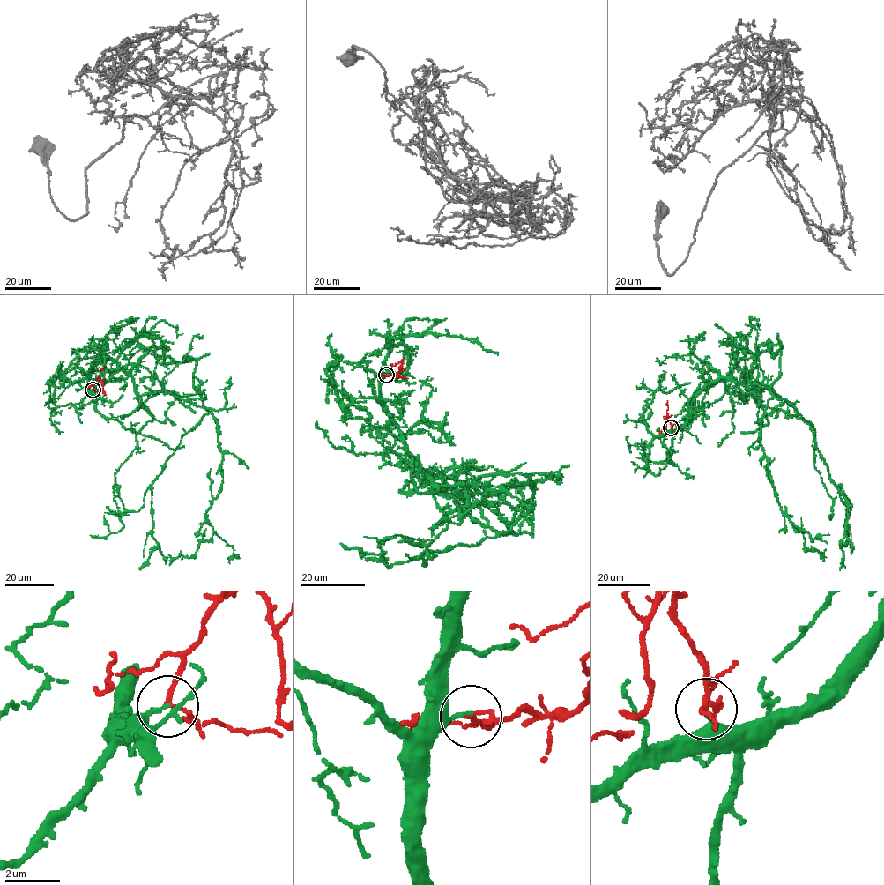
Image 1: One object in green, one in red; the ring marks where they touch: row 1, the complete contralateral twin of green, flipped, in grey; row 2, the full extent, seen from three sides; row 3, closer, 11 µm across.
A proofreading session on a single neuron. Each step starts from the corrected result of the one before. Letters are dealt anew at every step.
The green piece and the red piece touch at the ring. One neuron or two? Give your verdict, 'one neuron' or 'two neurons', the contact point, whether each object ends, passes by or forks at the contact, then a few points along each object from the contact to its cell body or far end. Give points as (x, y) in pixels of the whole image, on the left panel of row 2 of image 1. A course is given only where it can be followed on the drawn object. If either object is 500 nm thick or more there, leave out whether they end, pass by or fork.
one neuron | (92, 390) | green ends | red passes by | green via (92, 390), (101, 360), (143, 366), (166, 390), (203, 393), (217, 423), (212, 536), (165, 561) | red via (92, 390), (100, 379), (104, 393), (95, 391)

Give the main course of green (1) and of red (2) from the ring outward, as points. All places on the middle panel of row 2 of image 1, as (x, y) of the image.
1: (386, 374), (382, 405), (430, 479), (462, 481), (471, 505), (516, 487), (522, 510), (535, 480), (436, 524)
2: (386, 374), (397, 375), (400, 369), (401, 360), (395, 365), (390, 363)

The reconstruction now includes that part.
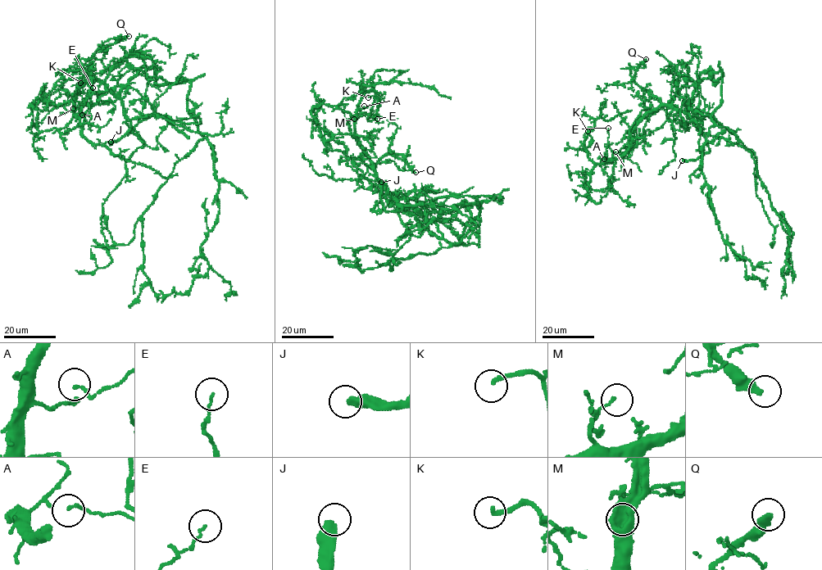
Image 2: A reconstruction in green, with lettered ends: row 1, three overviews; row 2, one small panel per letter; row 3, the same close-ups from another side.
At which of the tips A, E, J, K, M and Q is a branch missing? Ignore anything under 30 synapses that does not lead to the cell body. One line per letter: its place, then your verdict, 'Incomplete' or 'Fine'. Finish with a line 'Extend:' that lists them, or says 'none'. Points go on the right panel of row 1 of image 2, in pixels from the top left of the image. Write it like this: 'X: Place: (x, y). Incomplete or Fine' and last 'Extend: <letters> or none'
A: Place: (604, 159). Fine
E: Place: (608, 128). Fine
J: Place: (682, 160). Incomplete
K: Place: (588, 131). Incomplete
M: Place: (615, 151). Fine
Q: Place: (646, 59). Incomplete
Extend: J, K, Q

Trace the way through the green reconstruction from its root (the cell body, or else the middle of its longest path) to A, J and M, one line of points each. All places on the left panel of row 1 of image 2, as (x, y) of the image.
A: (151, 107), (135, 89), (116, 97), (97, 79), (75, 92), (74, 114), (86, 101), (91, 115), (82, 115)
J: (151, 107), (149, 101), (135, 89), (128, 88), (122, 101), (130, 128), (116, 142), (111, 144), (111, 142)
M: (151, 107), (135, 89), (116, 97), (97, 79), (75, 92), (77, 114), (79, 109), (73, 108)

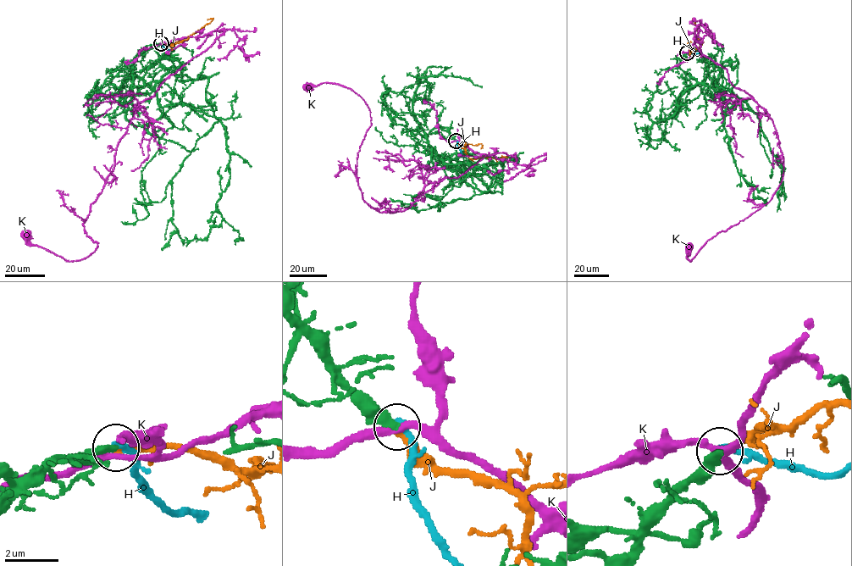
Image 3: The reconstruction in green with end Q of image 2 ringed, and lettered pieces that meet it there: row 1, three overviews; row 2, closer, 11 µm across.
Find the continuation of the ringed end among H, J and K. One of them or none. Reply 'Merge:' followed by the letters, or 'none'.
Merge: J

